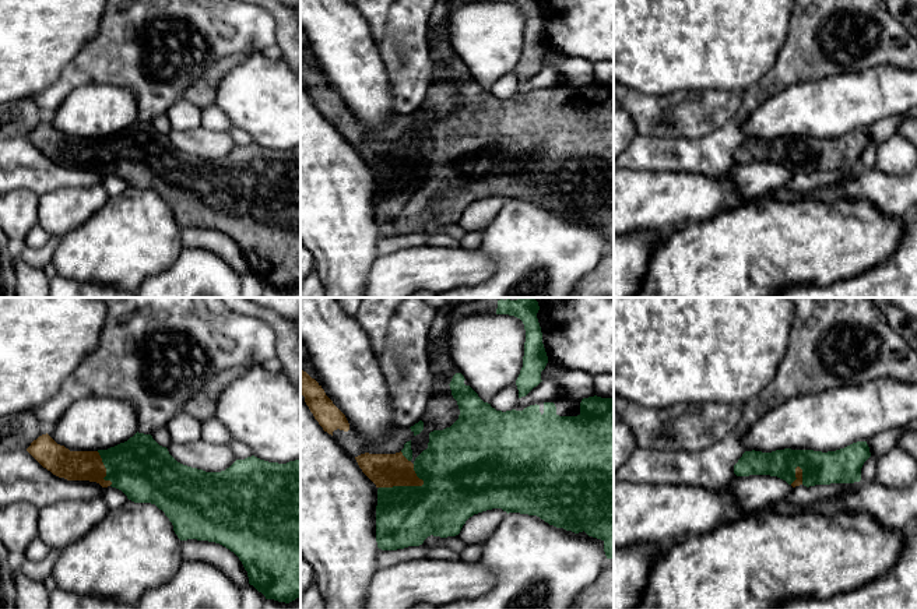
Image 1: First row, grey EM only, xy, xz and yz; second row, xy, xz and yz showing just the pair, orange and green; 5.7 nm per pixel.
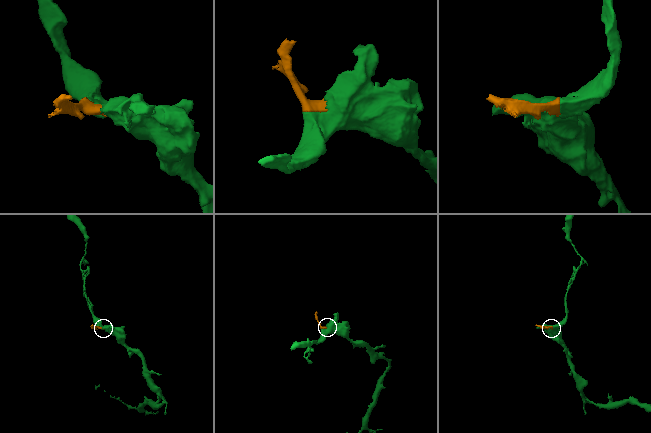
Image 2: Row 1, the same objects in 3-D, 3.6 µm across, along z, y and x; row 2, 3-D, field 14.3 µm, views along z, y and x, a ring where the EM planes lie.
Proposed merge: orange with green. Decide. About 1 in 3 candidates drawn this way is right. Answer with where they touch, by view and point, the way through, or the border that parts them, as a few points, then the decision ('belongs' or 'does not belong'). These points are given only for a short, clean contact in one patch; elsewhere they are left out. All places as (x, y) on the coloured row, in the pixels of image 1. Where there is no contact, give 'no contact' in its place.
xz (401, 485) | belongs

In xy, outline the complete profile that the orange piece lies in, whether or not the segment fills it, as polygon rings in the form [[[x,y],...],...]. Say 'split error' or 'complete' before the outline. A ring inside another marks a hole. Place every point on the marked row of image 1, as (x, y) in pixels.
split error; [[[138,432],[124,443],[98,451],[70,451],[46,433],[34,440],[27,451],[59,478],[112,486],[134,503],[155,504],[169,518],[180,541],[208,541],[225,546],[239,557],[249,584],[266,599],[289,603],[301,596],[301,458],[278,464],[252,455],[236,460],[225,471],[205,472],[178,462],[151,434]]]

